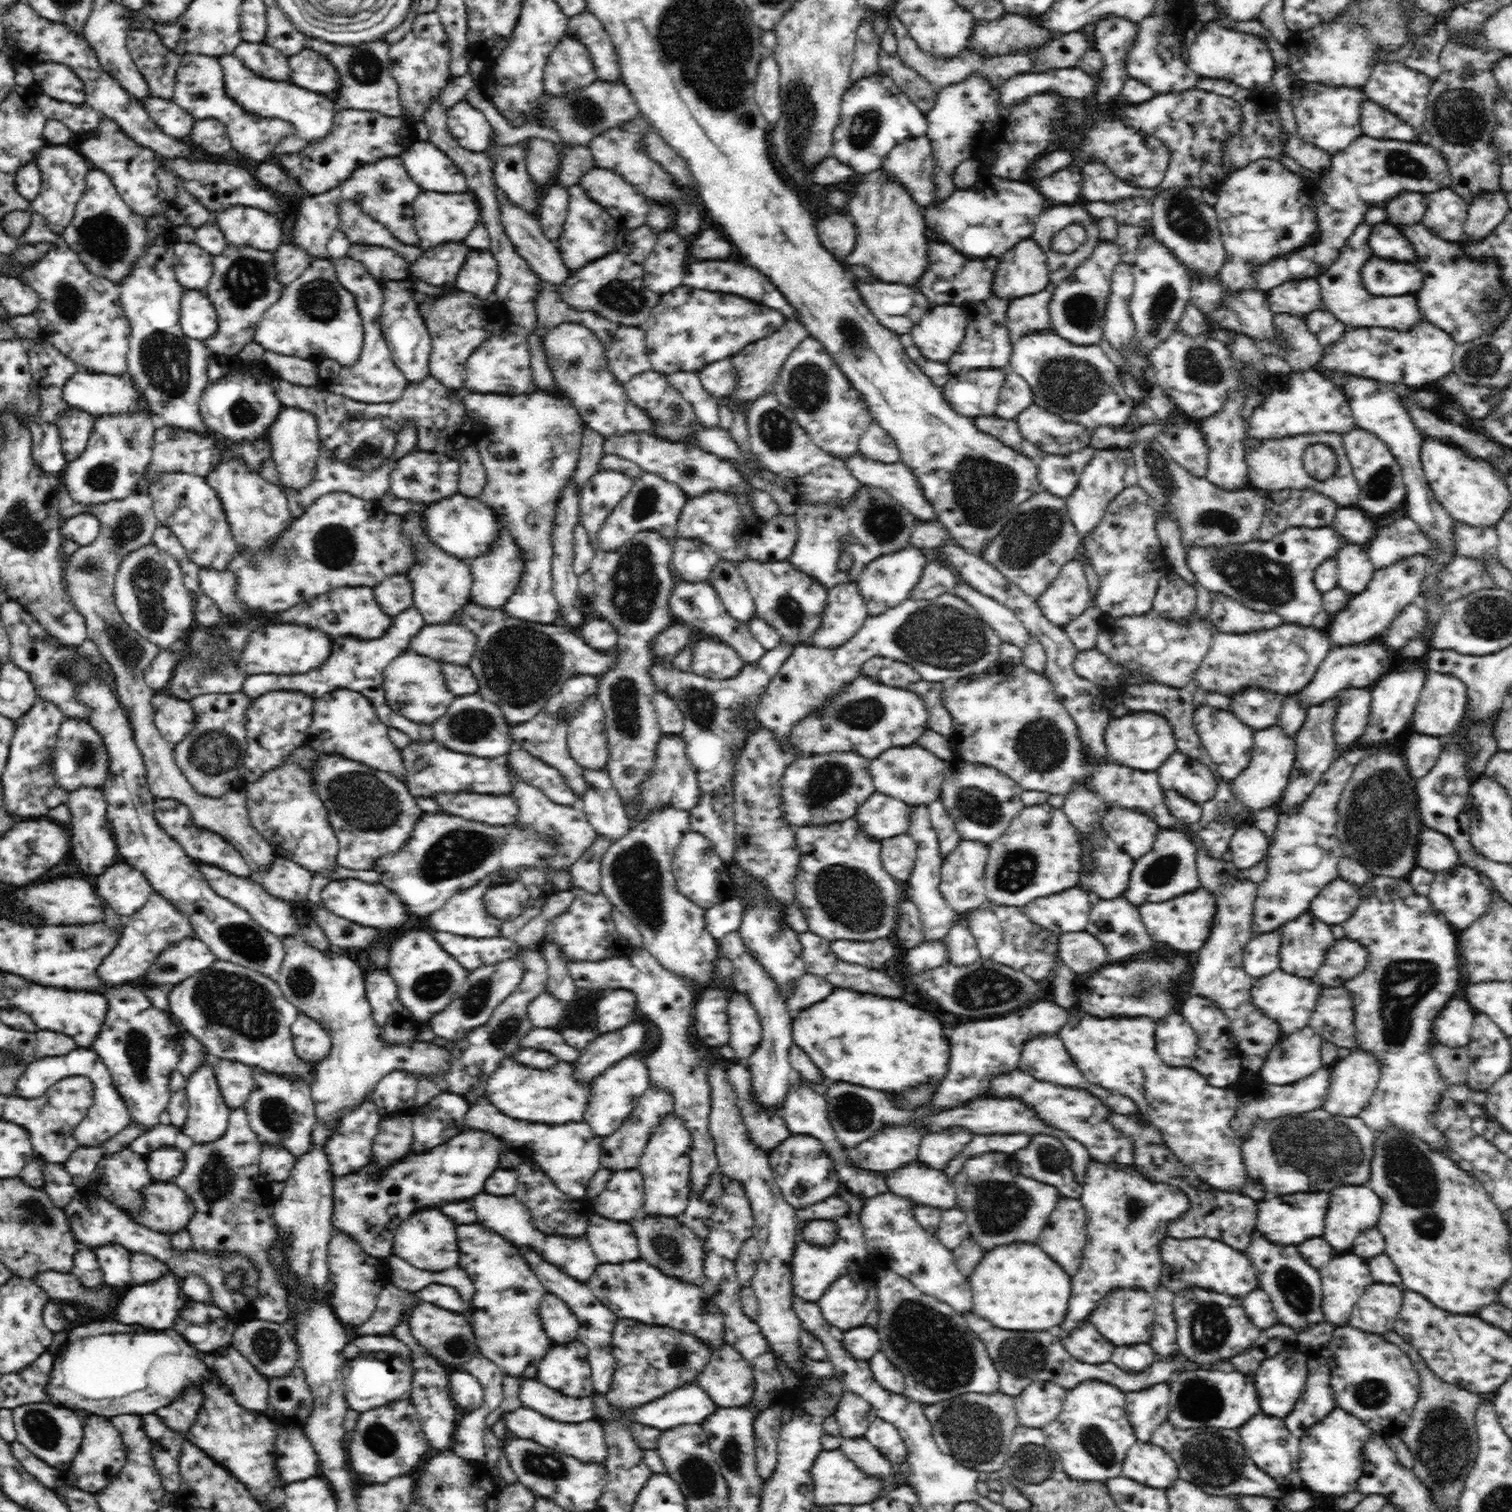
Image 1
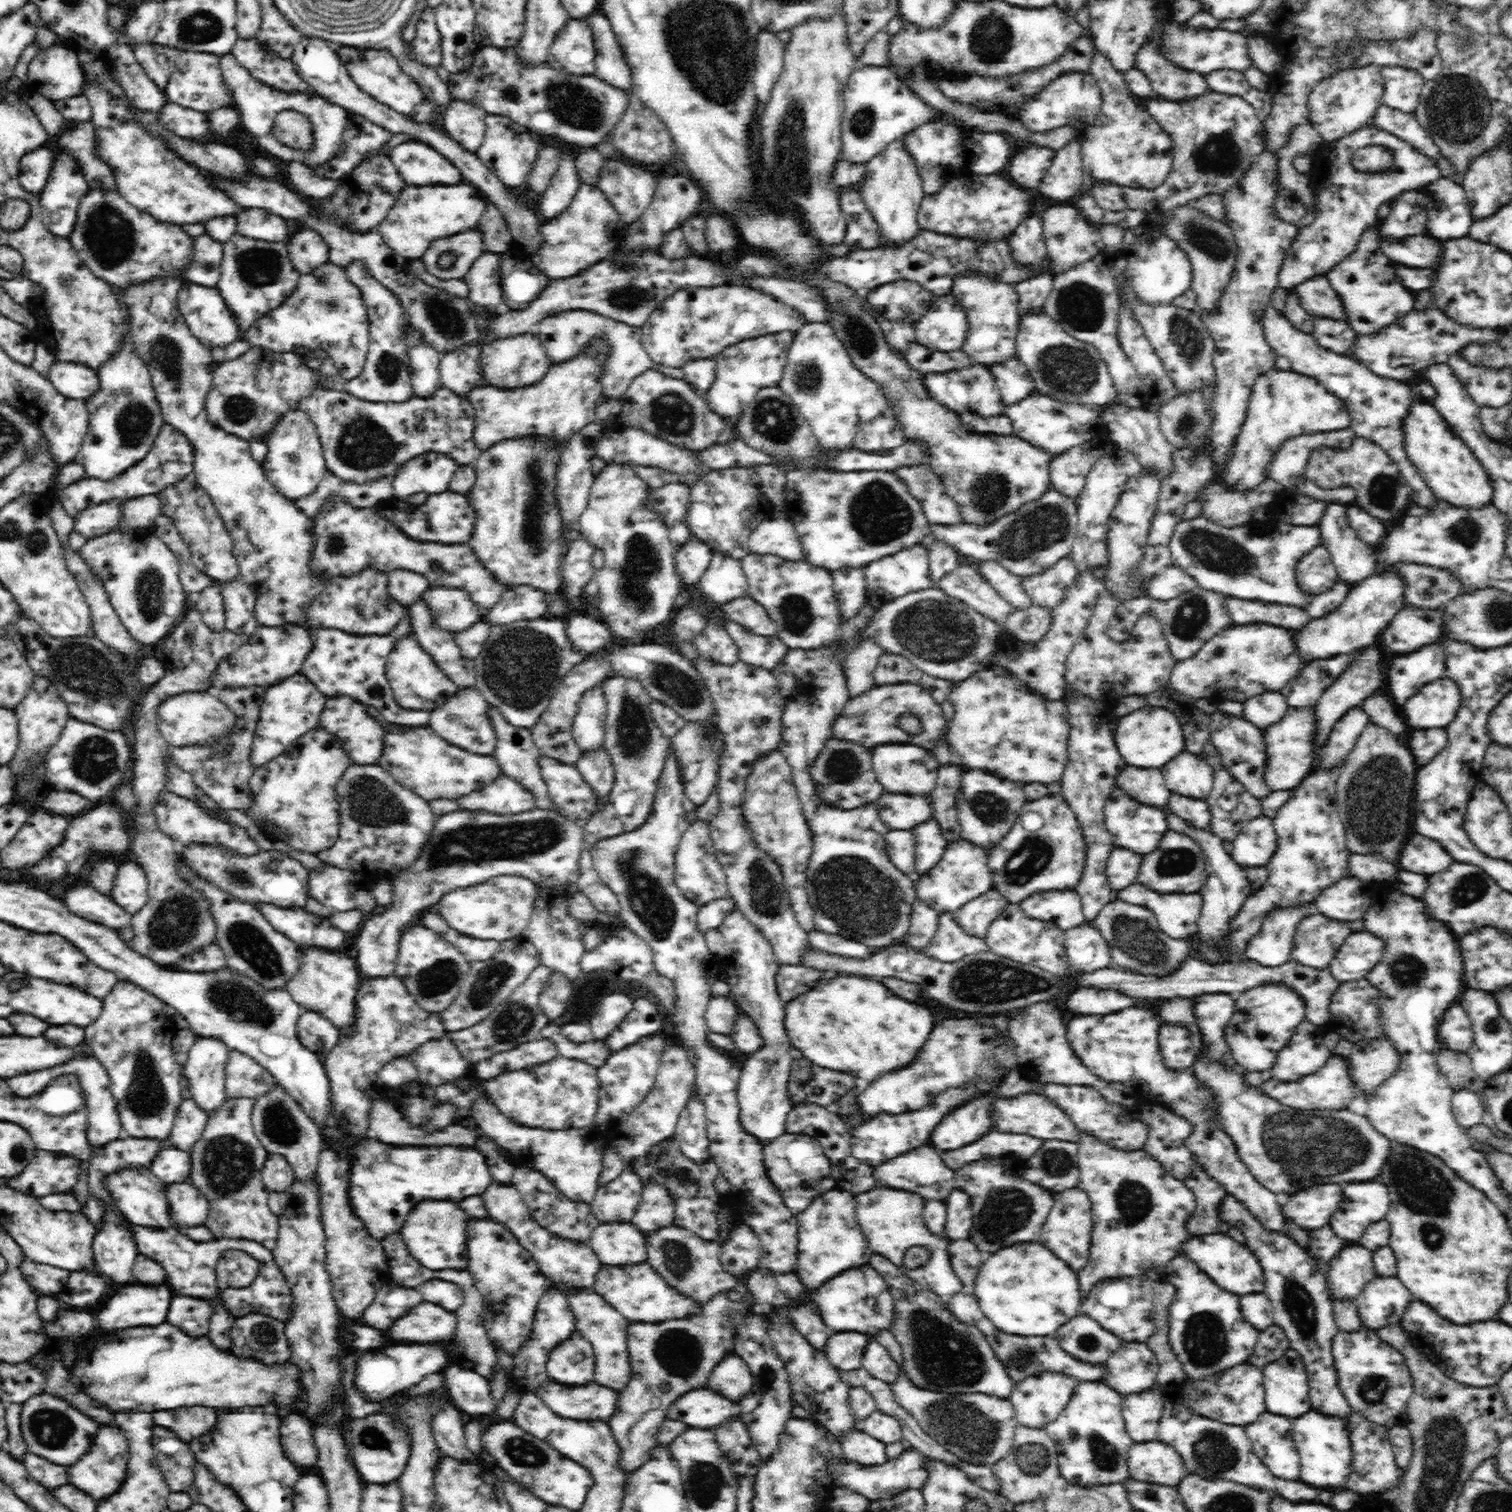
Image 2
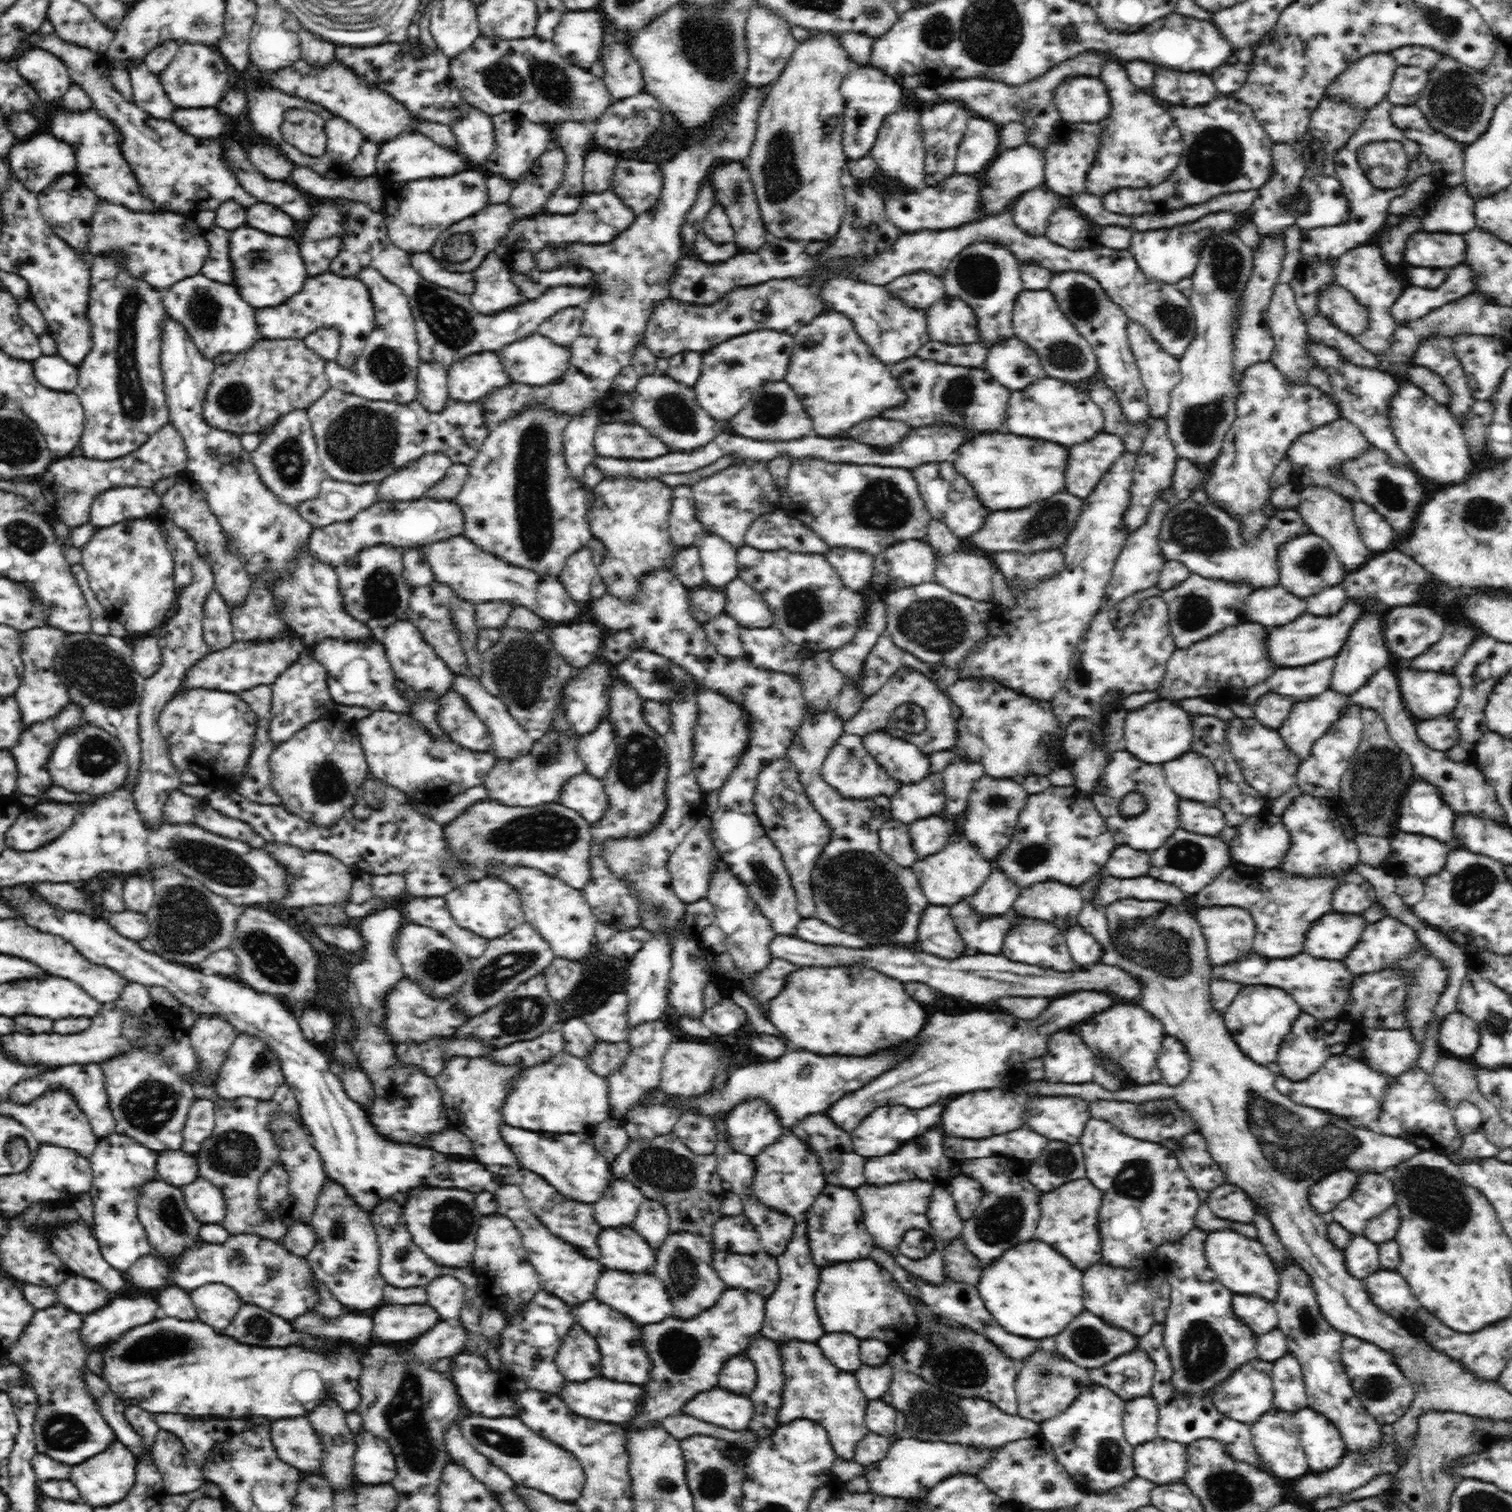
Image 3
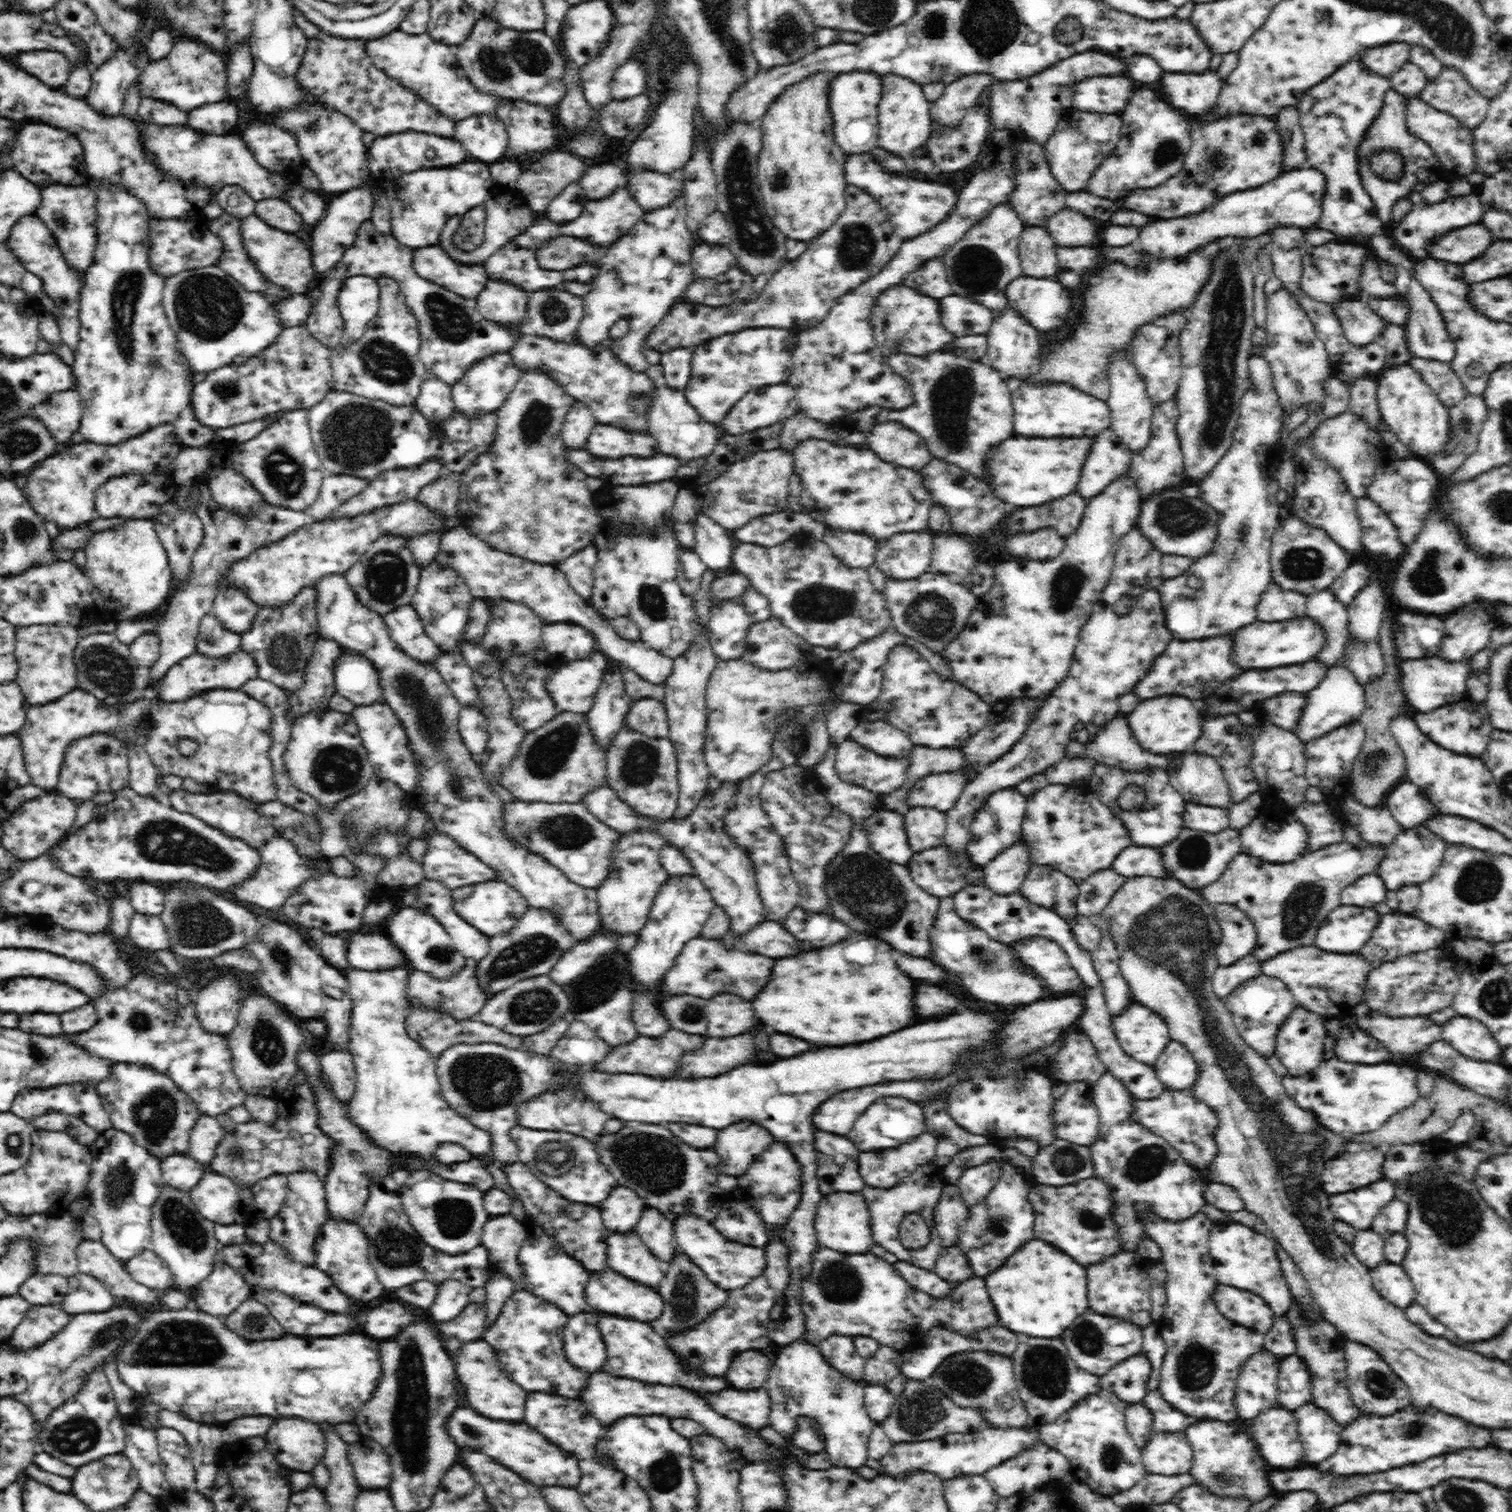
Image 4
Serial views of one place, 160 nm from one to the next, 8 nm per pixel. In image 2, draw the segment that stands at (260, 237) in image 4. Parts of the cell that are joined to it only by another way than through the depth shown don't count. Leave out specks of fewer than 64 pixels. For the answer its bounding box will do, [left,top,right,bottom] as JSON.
[216,233,301,340]

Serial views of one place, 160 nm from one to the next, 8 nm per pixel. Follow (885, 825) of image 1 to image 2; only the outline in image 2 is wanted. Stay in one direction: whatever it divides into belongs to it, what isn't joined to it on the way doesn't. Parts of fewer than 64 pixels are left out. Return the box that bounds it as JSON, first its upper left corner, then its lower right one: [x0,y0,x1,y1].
[875,792,932,831]

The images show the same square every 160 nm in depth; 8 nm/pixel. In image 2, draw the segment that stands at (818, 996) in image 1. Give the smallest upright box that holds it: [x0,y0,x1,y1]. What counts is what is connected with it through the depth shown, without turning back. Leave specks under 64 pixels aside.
[777,965,830,1004]

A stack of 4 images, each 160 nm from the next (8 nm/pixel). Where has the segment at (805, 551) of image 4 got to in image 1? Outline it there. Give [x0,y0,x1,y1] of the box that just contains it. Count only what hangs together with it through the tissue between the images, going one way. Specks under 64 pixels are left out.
[737,558,828,645]

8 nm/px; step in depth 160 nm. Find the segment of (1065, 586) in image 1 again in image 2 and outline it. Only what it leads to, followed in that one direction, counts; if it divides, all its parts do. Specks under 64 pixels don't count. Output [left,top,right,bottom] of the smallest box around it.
[1021,557,1078,610]

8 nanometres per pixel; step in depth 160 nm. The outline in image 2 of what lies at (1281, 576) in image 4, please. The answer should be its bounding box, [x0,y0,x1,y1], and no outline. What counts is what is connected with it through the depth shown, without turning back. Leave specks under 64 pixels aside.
[1296,545,1339,595]

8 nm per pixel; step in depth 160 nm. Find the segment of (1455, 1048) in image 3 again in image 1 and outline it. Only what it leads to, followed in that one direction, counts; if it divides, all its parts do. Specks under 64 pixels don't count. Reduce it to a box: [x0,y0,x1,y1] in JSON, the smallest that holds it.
[1432,994,1474,1049]

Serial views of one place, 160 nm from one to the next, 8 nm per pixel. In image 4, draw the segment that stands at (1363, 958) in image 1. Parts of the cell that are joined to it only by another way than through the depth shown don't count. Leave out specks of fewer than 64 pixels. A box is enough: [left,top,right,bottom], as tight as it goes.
[1357,914,1447,968]

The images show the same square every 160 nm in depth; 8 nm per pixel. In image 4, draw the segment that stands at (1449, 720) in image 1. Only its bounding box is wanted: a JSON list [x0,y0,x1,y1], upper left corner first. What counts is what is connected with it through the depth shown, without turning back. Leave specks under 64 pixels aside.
[1400,656,1468,713]

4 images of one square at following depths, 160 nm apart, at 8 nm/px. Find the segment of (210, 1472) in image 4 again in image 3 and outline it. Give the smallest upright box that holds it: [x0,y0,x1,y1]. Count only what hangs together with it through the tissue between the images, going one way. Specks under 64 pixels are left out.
[153,1413,248,1467]

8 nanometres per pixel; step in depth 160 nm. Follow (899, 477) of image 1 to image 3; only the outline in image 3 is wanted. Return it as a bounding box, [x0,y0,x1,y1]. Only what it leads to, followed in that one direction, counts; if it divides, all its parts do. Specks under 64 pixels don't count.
[911,461,991,539]

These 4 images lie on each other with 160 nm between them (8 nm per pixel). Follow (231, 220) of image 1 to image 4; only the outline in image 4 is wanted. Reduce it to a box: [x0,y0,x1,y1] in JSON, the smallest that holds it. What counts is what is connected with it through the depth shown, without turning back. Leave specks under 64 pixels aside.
[254,197,304,235]

